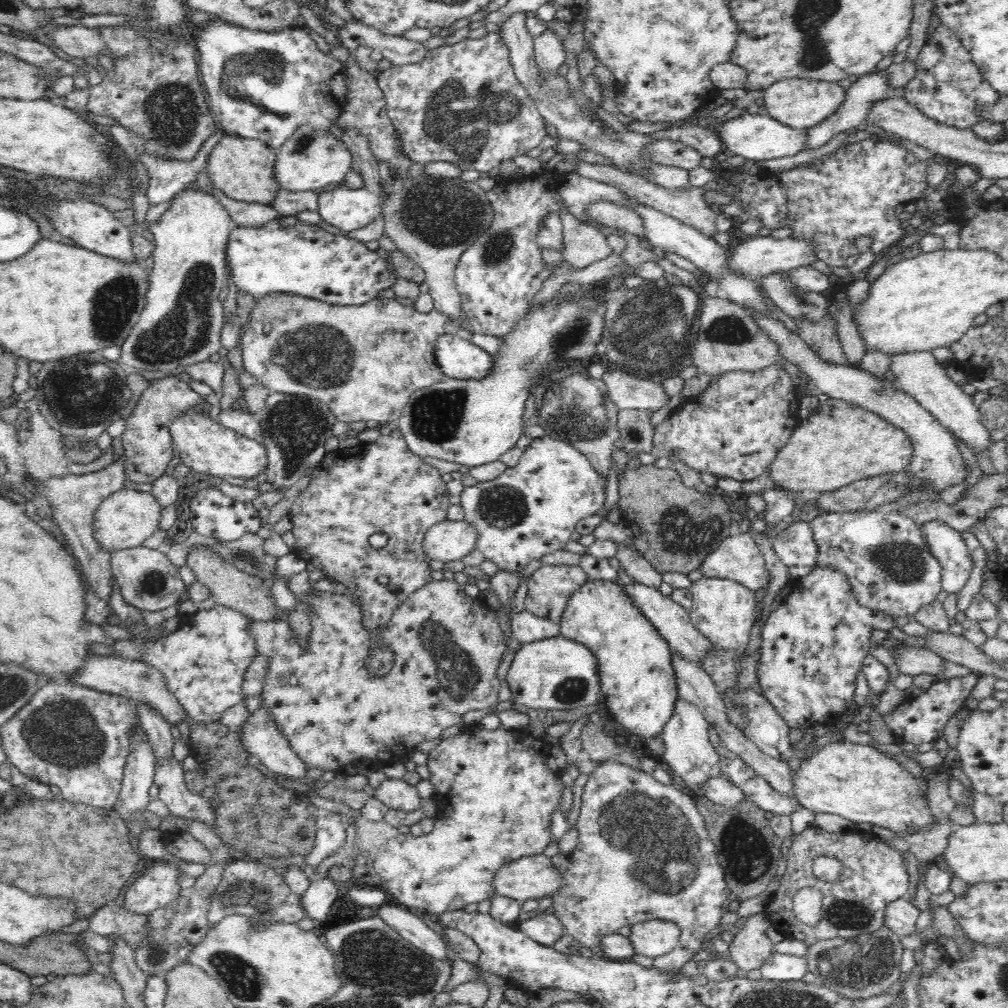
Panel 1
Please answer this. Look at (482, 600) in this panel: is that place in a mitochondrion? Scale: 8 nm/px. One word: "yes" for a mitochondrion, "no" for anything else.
no

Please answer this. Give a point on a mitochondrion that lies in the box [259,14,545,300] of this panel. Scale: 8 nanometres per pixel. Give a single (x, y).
(461, 119)

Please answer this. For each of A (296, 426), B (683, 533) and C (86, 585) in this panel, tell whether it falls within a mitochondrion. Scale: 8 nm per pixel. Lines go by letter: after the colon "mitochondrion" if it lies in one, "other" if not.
A: mitochondrion
B: mitochondrion
C: other

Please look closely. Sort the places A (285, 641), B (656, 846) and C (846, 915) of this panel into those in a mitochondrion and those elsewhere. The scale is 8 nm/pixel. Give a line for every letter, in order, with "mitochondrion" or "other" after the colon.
A: other
B: mitochondrion
C: mitochondrion

